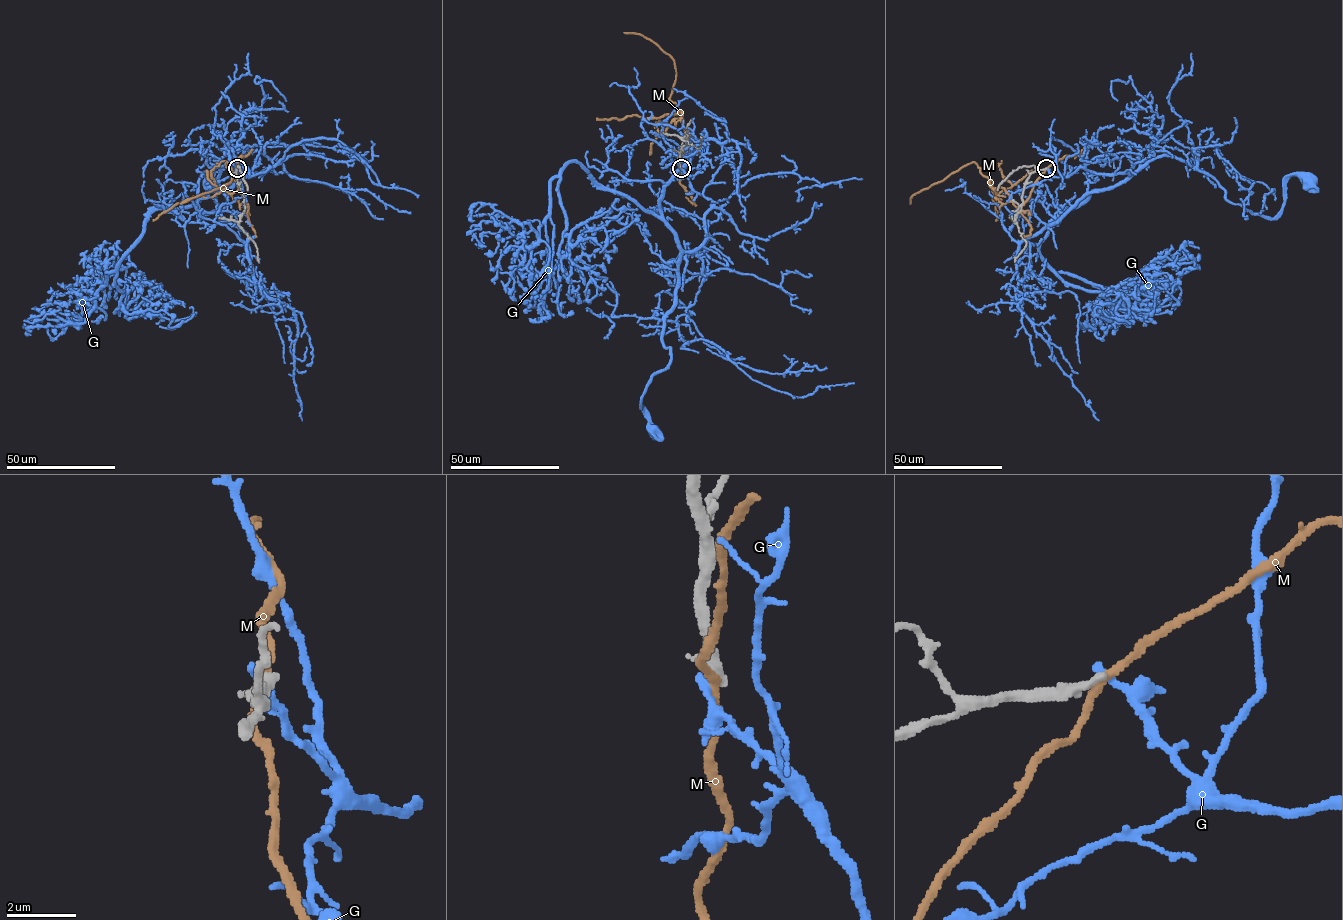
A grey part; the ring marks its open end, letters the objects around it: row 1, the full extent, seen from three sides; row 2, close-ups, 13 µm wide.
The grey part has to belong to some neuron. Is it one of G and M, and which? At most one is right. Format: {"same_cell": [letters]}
{"same_cell": []}

